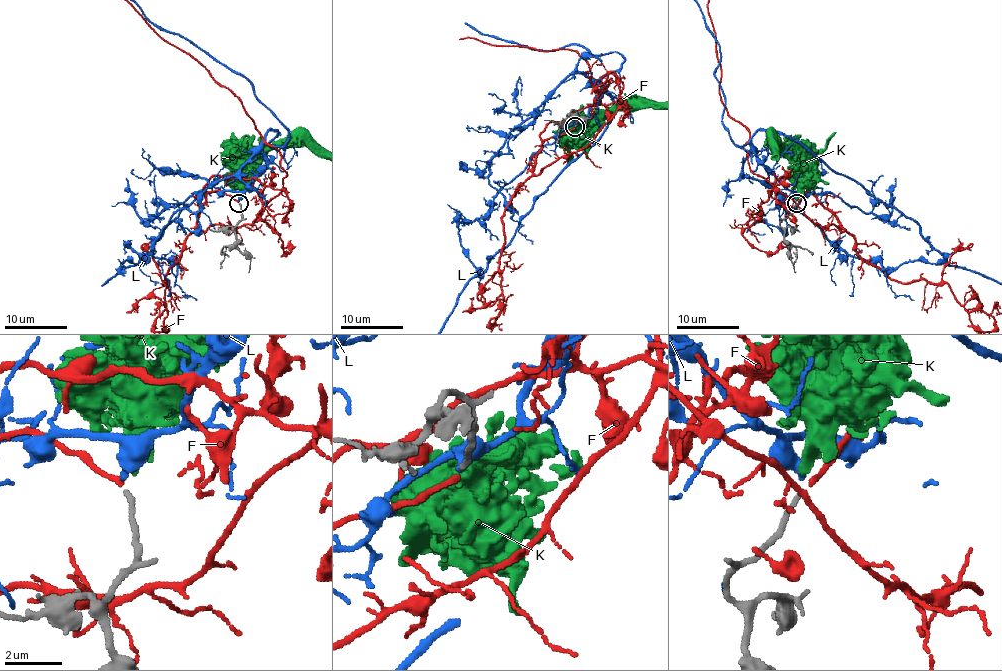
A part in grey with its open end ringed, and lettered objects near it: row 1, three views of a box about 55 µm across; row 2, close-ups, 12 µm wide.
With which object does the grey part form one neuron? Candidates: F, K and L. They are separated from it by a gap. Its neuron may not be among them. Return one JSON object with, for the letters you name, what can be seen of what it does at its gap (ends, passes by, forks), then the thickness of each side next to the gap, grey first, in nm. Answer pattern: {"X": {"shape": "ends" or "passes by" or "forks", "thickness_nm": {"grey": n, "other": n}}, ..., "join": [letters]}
{"F": {"shape": "ends", "thickness_nm": {"grey": 160, "other": 200}}, "join": ["F"]}

